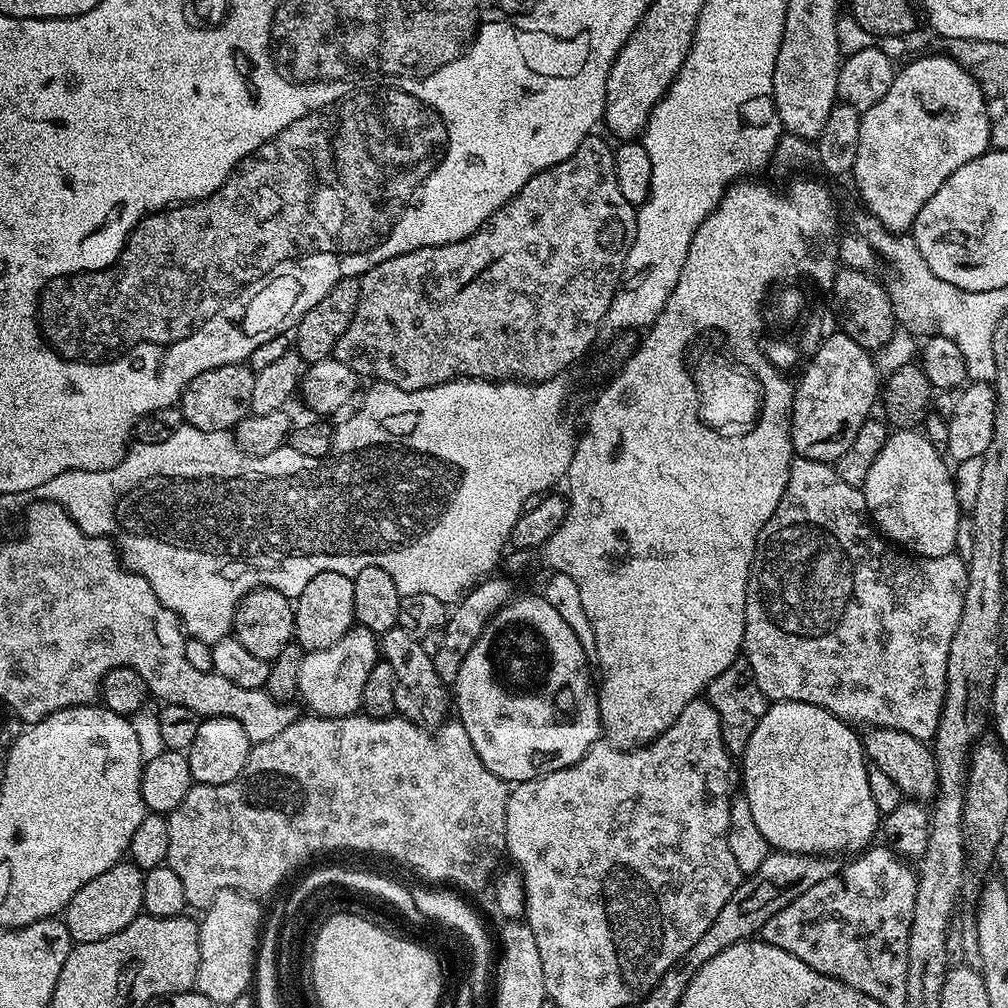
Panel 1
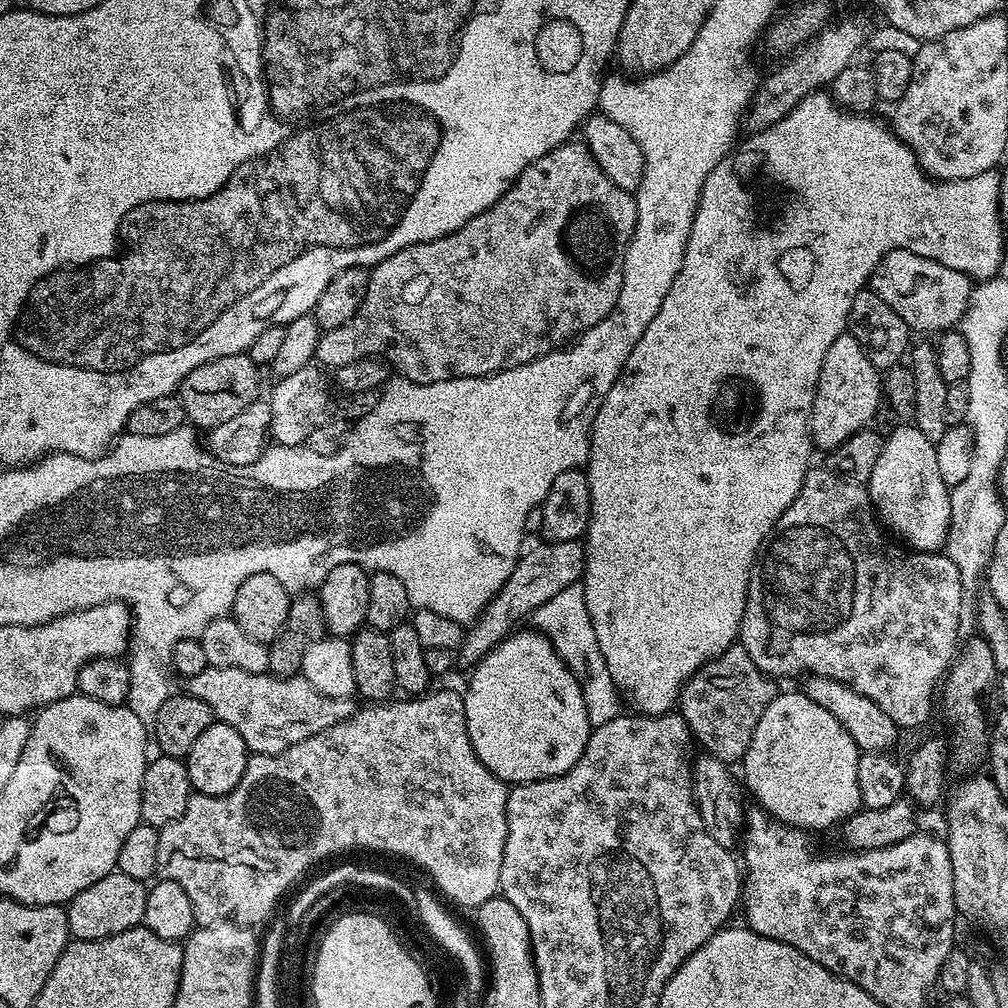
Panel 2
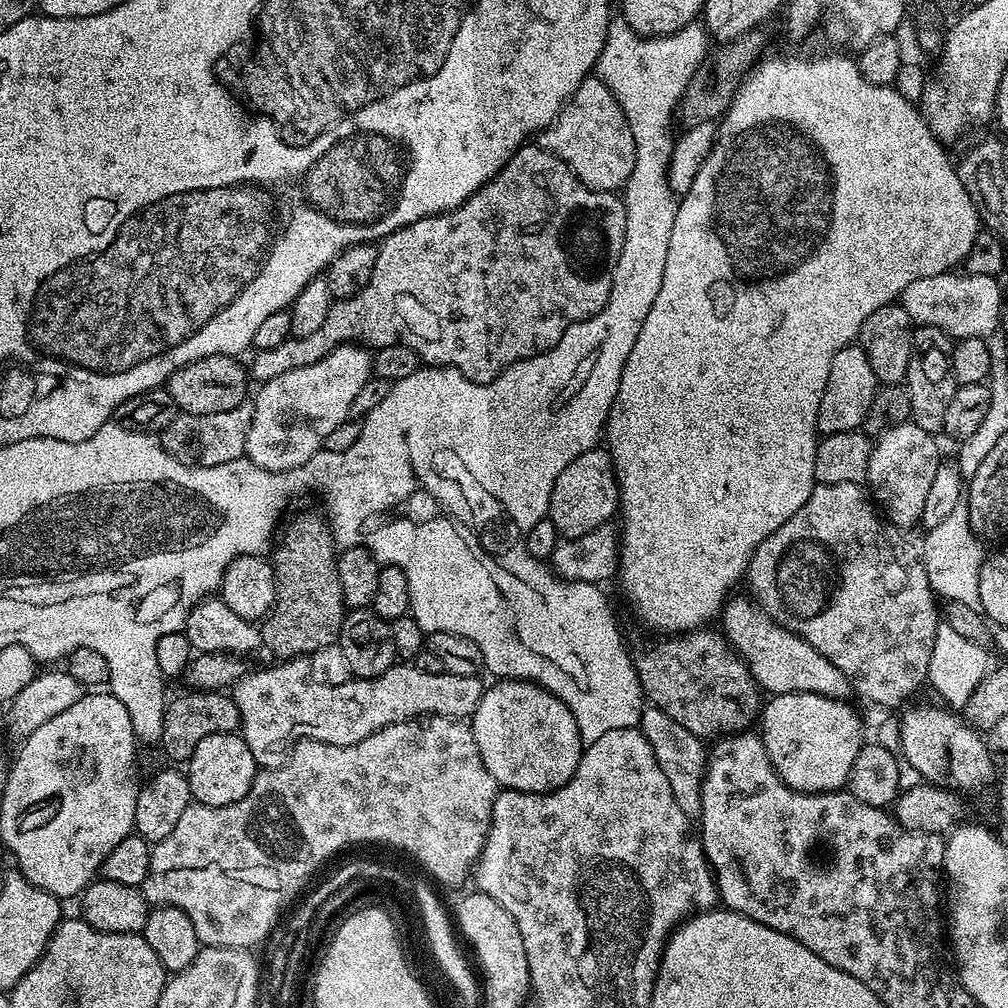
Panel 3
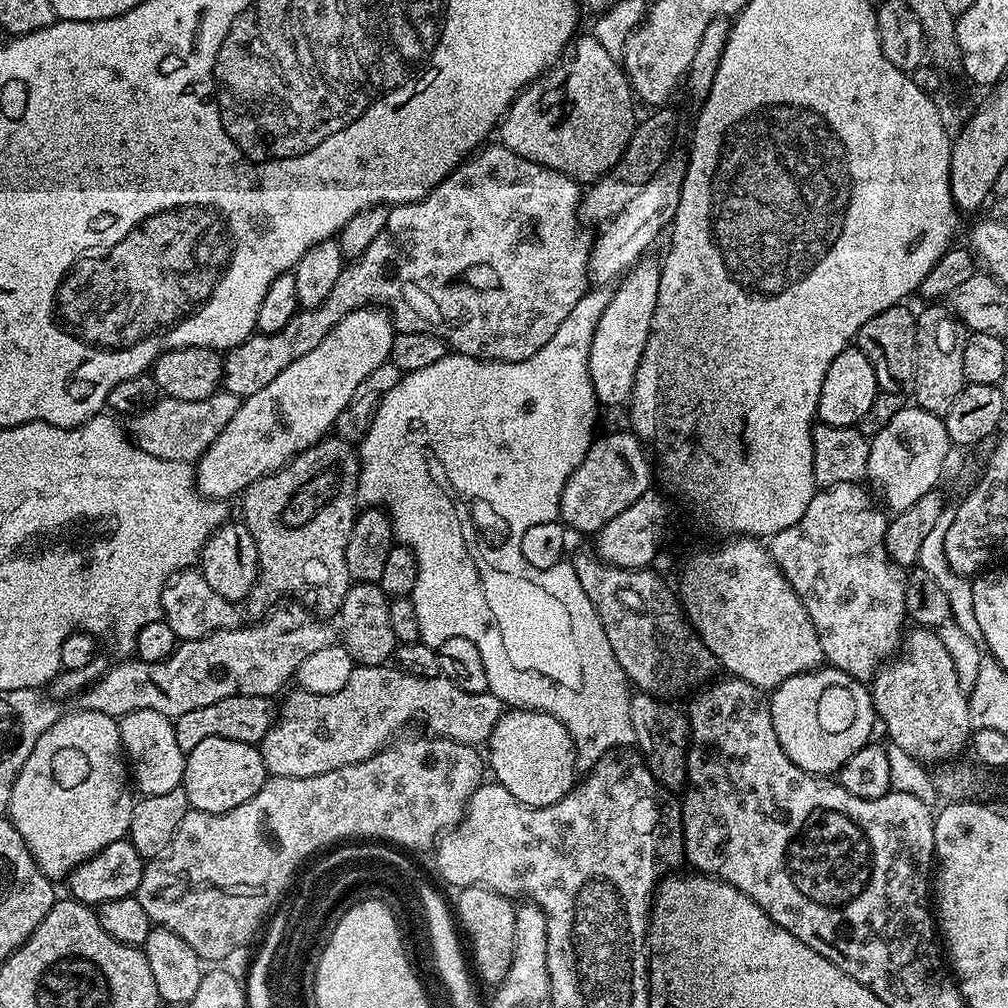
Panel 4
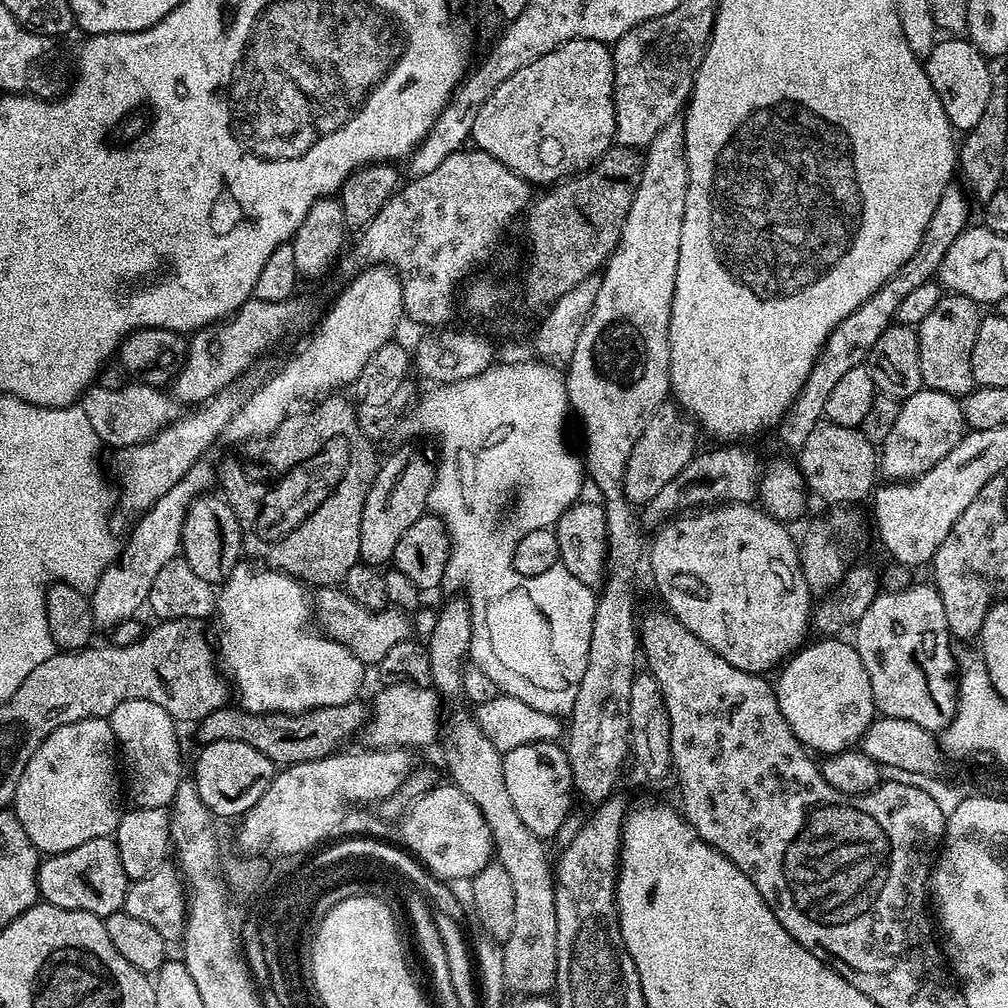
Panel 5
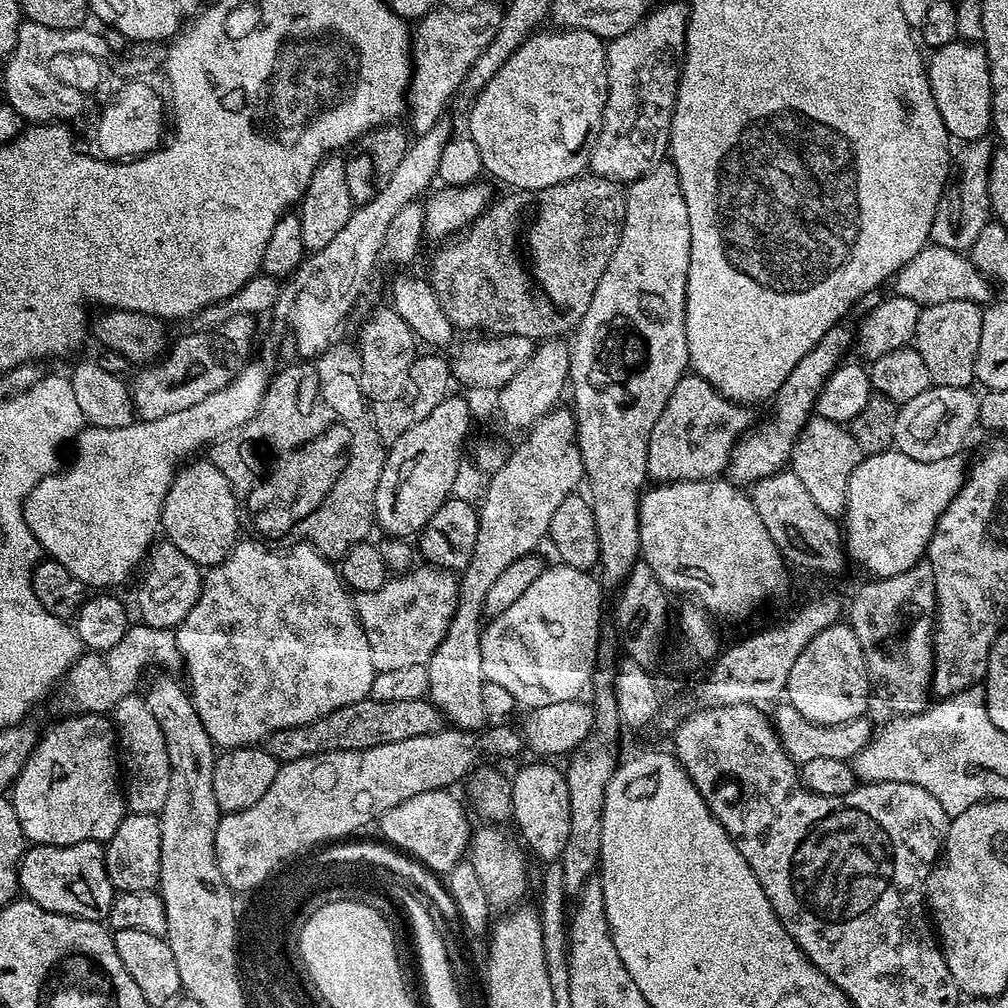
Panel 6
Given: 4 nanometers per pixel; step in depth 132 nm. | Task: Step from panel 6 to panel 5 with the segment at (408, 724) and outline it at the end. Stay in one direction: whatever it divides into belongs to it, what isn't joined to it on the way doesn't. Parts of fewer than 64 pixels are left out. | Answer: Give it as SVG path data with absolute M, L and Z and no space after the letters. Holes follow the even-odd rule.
M359 699L348 704L312 708L309 712L245 712L240 706L225 706L214 710L196 725L196 736L201 745L219 740L246 742L246 746L254 746L258 754L266 754L270 762L277 766L301 764L317 760L323 756L331 756L341 751L344 739L369 719L370 708L367 703L360 704ZM364 720L364 721L363 721Z

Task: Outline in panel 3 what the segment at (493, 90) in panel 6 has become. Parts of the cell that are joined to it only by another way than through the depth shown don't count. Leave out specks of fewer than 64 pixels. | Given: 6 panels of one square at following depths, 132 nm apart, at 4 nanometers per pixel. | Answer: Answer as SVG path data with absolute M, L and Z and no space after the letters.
M593 74L587 76L580 85L578 90L566 101L560 113L553 118L552 123L544 129L542 133L542 146L548 152L553 152L575 176L584 183L588 188L596 192L615 192L619 193L624 184L630 178L634 170L634 134L630 134L630 126L626 122L626 114L622 114L622 106L618 106L618 98L606 86L606 82L601 80L599 75Z

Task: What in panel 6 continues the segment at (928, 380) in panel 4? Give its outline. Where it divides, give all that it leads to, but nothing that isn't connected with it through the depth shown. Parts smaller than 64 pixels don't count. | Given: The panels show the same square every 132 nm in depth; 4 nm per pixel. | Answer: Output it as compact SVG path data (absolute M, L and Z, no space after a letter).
M955 300L938 302L920 309L914 346L930 370L933 385L972 388L976 378L978 342L982 338L982 314L984 308L974 302Z

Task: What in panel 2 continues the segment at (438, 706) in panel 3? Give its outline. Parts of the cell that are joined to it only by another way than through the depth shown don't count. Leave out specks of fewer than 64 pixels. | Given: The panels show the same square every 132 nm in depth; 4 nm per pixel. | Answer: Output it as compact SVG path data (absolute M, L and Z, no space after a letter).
M209 666L202 674L187 677L186 684L187 695L202 698L202 702L212 708L215 719L226 726L234 726L234 730L242 734L242 742L246 742L249 753L258 756L278 754L318 734L318 730L330 730L330 726L350 718L358 710L355 699L326 698L326 694L314 690L314 686L299 674L246 674L244 670Z

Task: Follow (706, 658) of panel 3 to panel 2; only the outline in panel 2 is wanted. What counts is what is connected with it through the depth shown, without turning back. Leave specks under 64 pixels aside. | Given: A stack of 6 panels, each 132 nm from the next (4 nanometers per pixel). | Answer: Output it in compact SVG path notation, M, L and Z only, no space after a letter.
M739 642L726 649L721 656L704 664L684 684L678 701L678 715L686 722L691 739L701 744L703 751L709 756L718 758L723 764L729 766L743 761L746 750L754 738L754 730L770 702L778 695L777 681L773 677L765 676L758 666L746 654L746 650Z

